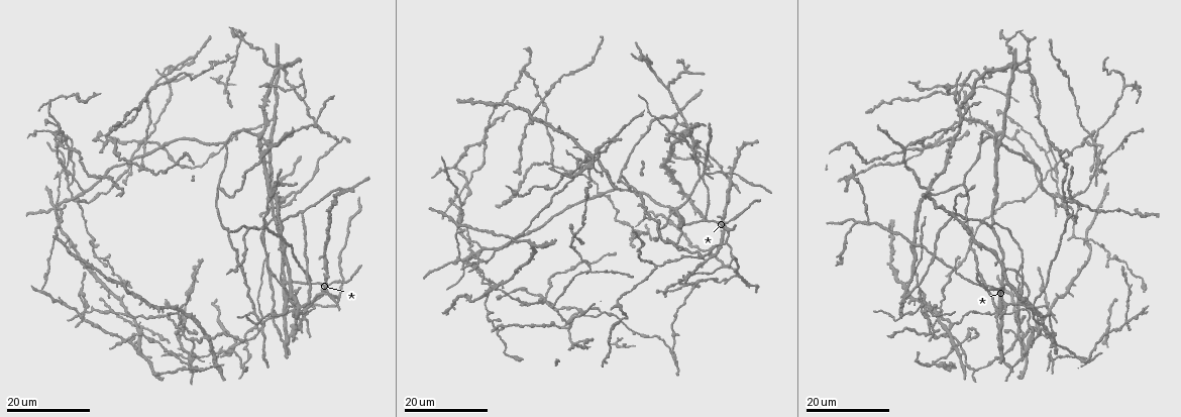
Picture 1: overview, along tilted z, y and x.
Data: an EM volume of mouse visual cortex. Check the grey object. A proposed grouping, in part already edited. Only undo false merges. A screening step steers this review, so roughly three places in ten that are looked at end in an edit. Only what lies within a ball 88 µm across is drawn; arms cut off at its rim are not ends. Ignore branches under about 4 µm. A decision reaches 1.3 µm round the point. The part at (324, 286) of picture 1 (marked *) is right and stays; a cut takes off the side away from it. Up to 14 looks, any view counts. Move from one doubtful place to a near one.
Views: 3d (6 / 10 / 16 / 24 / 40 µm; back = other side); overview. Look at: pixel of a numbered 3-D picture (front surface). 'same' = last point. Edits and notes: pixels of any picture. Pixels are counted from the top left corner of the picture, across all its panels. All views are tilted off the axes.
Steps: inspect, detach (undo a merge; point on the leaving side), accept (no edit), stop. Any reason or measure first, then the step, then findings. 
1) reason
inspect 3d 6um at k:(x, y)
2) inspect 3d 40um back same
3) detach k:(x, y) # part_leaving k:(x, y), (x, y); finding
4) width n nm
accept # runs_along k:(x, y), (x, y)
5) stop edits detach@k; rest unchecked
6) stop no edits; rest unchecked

a fork
inspect 3d 24um at 1:(705, 216)

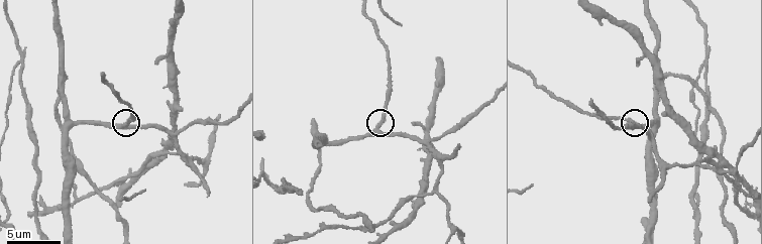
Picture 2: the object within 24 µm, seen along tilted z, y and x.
inspect 3d 6um at 2:(379, 126)

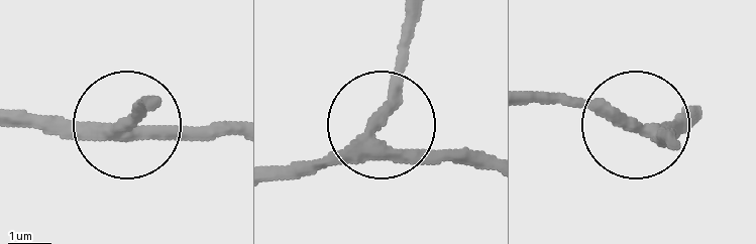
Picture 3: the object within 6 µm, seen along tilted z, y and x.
accept # runs_along 3:(484, 158), (409, 154), (380, 132), (407, 36); continuous, no second neuron

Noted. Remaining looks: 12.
inspect 3d 16um at 1:(572, 240)

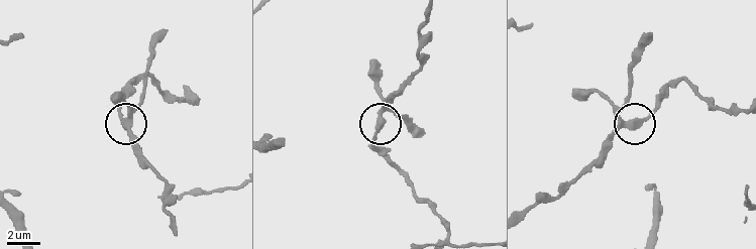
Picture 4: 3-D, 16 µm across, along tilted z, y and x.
inspect 3d 10um at 4:(125, 122)

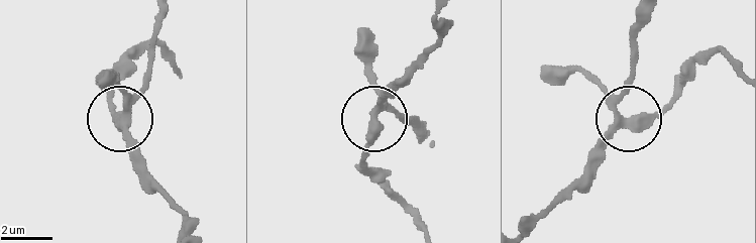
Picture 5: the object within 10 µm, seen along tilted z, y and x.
width 340 nm
accept # runs_along 5:(533, 225), (620, 124), (616, 98), (632, 63); continuous, no second neuron

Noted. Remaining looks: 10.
four or more arms meet
inspect 3d 16um at 1:(930, 312)

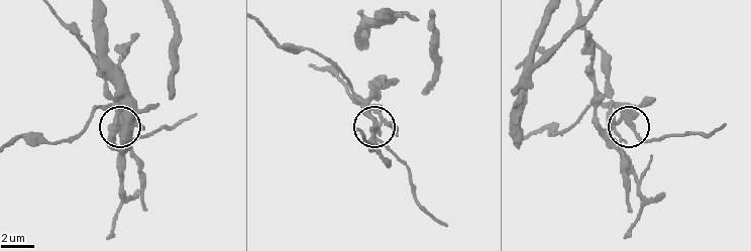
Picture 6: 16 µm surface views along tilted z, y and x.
zoom in
inspect 3d 6um at 6:(624, 121)

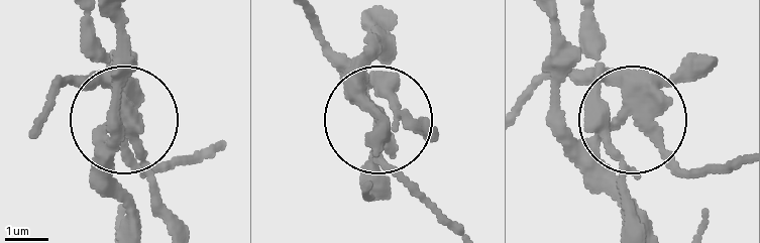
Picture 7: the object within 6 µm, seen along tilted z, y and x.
detach 7:(661, 150) # two neurons meet here

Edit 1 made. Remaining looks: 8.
inspect overview

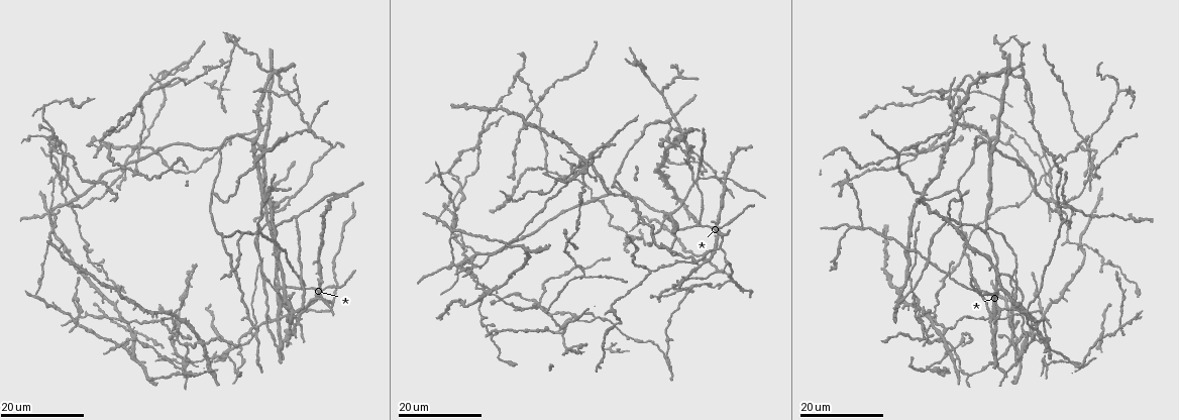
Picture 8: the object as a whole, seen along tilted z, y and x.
inspect 3d 16um at 8:(955, 191)

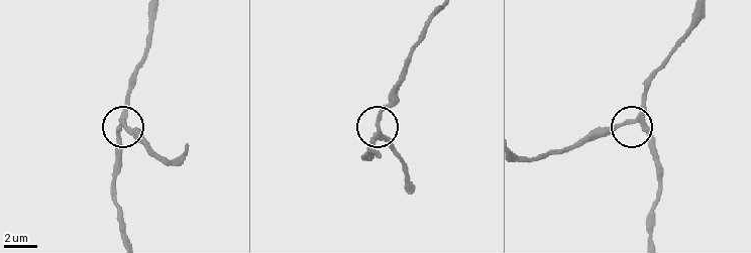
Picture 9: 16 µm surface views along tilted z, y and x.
inspect 3d 6um at 9:(640, 122)

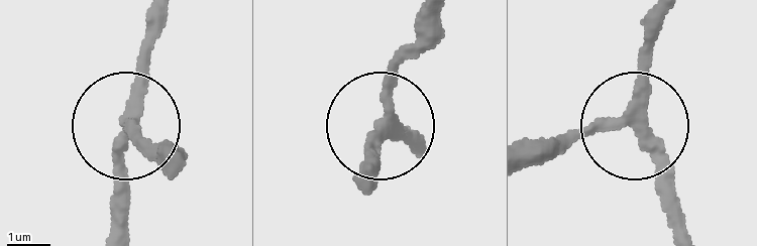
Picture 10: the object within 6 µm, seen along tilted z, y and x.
accept # runs_along 10:(418, 153), (376, 128), (372, 185); one neuron here

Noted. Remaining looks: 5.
two arms in line, one across
inspect 3d 16um at 8:(644, 76)

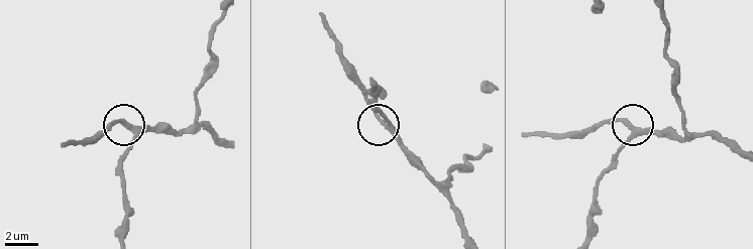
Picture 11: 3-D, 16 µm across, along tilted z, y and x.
inspect 3d 6um at 11:(386, 127)

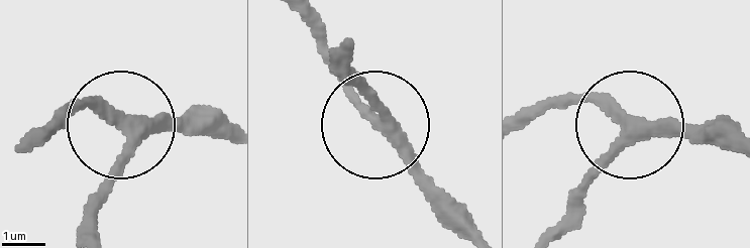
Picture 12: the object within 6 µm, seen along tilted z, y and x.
side_arm 9 um
accept # runs_along 12:(740, 142), (646, 137), (594, 101), (544, 99); all the same neuron

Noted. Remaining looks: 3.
side arm on a straight run
inspect 3d 16um at 8:(457, 179)

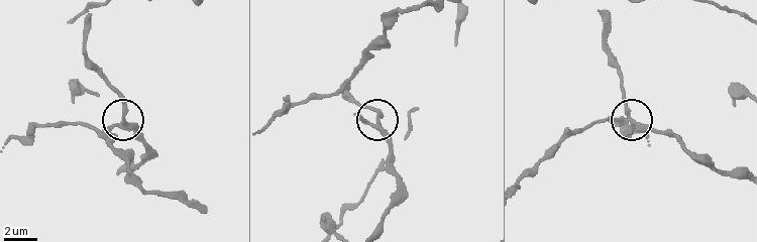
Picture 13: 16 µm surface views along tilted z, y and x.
inspect 3d 6um at 13:(374, 126)

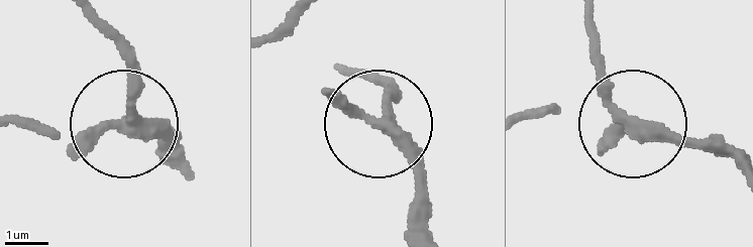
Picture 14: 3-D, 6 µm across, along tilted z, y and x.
inspect 3d 6um back at 14:(118, 126)

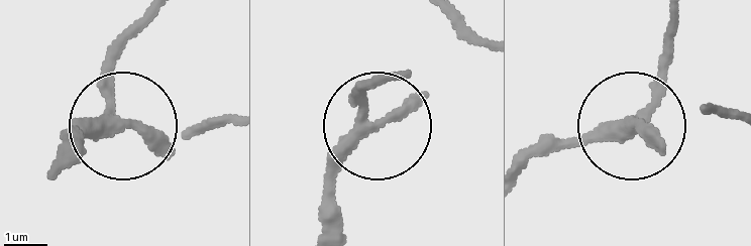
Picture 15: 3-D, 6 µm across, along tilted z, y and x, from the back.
side_arm 9 um
accept # runs_along 15:(320, 233), (330, 178), (369, 134), (372, 78); continuous, no second neuron

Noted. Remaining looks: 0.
stop edits detach@7; rest unchecked

